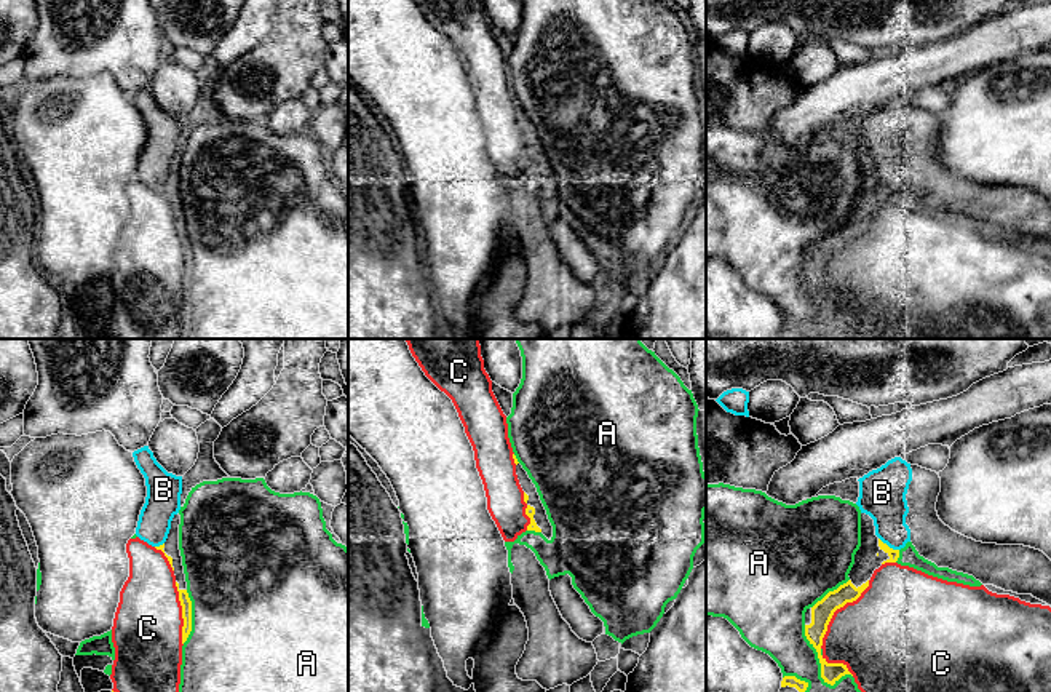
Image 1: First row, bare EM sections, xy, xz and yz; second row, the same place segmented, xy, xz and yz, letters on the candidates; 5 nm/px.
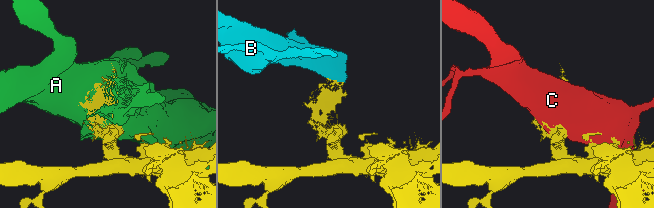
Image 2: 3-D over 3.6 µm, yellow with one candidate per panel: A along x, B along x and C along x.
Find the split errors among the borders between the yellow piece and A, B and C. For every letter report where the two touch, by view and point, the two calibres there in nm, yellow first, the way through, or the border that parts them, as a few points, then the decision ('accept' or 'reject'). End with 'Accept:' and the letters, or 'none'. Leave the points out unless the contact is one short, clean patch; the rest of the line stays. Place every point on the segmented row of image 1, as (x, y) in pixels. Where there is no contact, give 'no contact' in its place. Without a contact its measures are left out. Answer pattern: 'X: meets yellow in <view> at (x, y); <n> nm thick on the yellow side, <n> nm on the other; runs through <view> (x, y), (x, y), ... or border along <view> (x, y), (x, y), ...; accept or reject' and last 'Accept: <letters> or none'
A: meets yellow in yz at (821, 667); 100 nm thick on the yellow side, 220 nm on the other; reject
B: meets yellow in yz at (887, 545); 50 nm thick on the yellow side, 240 nm on the other; border along yz (879, 537), (898, 550); reject
C: meets yellow in yz at (836, 609); 110 nm thick on the yellow side, 440 nm on the other; reject
Accept: none

